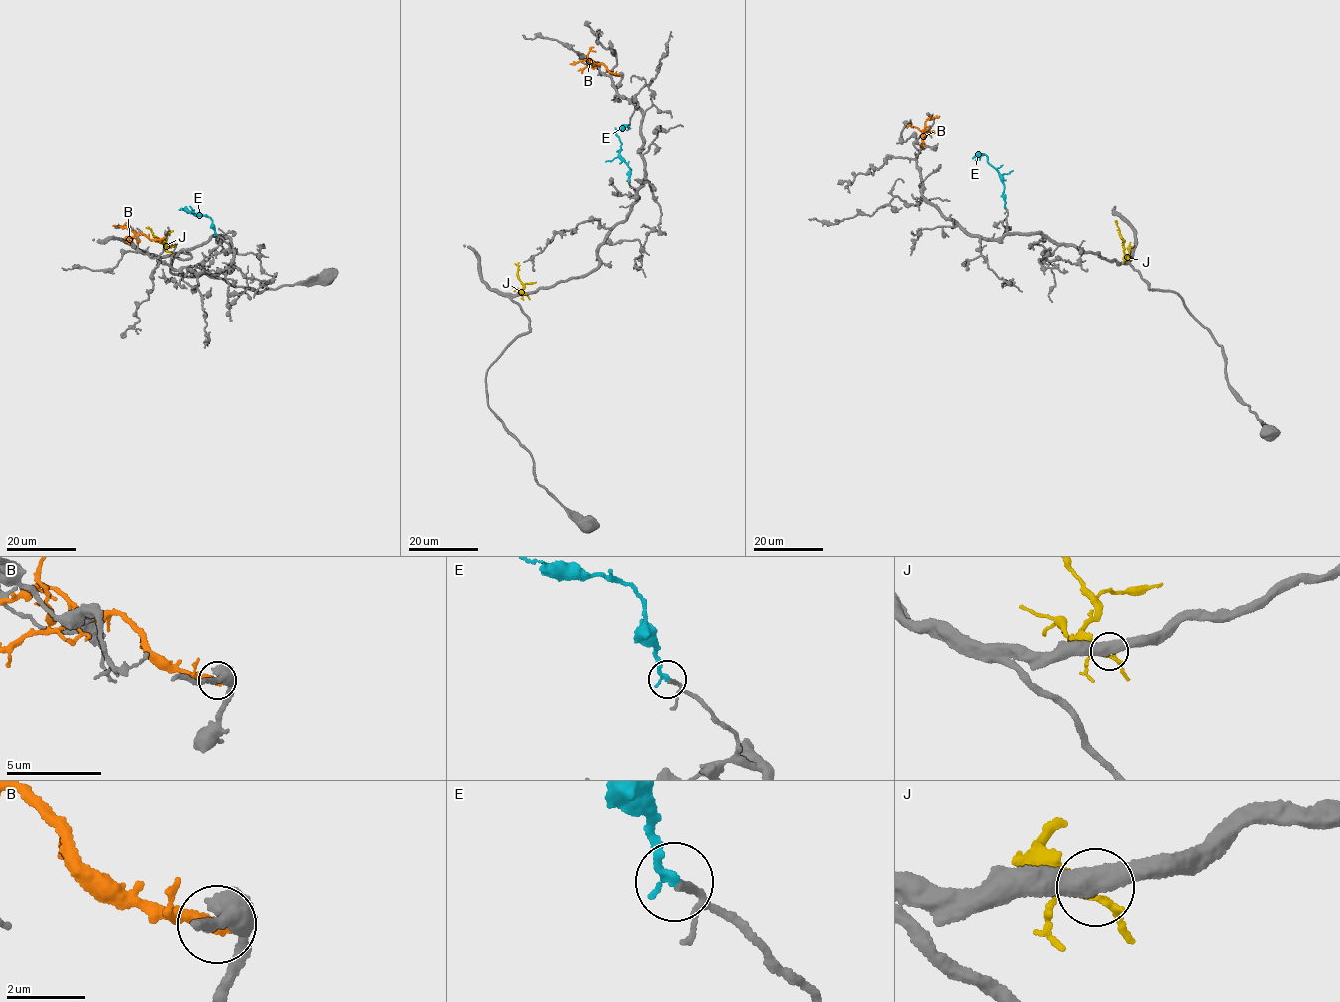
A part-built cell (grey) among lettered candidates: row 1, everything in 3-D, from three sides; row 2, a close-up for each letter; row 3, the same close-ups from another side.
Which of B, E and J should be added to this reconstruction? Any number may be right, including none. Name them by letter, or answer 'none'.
E

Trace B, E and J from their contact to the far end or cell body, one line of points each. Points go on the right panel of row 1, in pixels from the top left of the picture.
B: (923, 145), (922, 132), (925, 122), (939, 116)
E: (1004, 207), (1004, 186), (999, 172), (989, 164), (985, 154), (975, 160)
J: (1123, 262), (1124, 247), (1115, 220)

